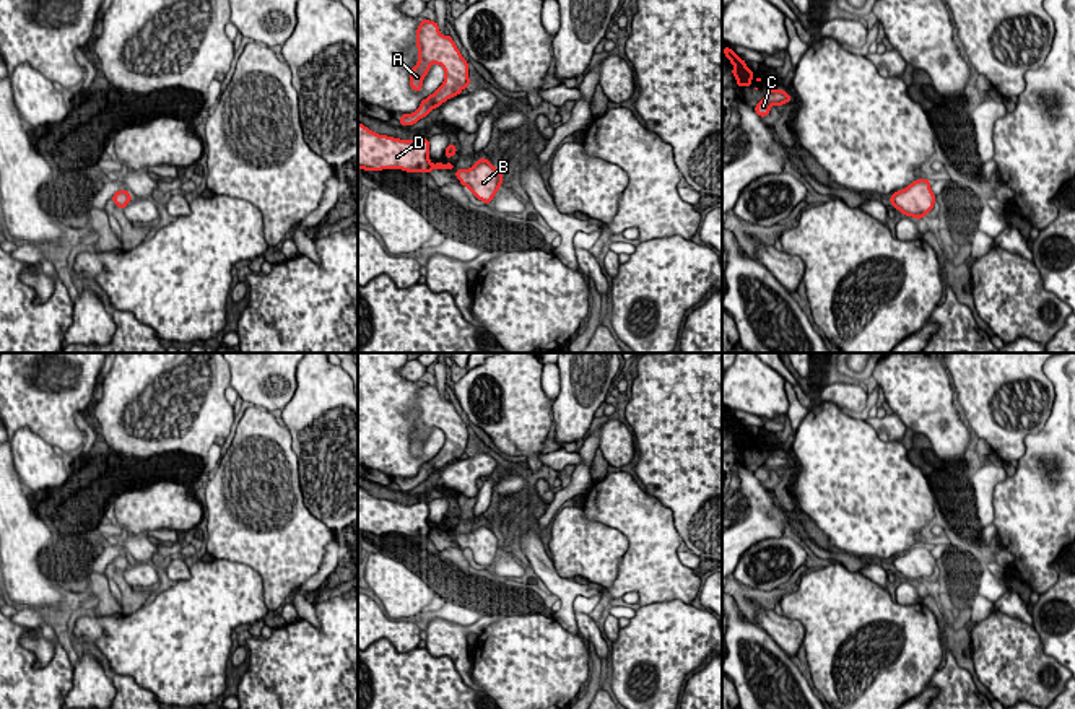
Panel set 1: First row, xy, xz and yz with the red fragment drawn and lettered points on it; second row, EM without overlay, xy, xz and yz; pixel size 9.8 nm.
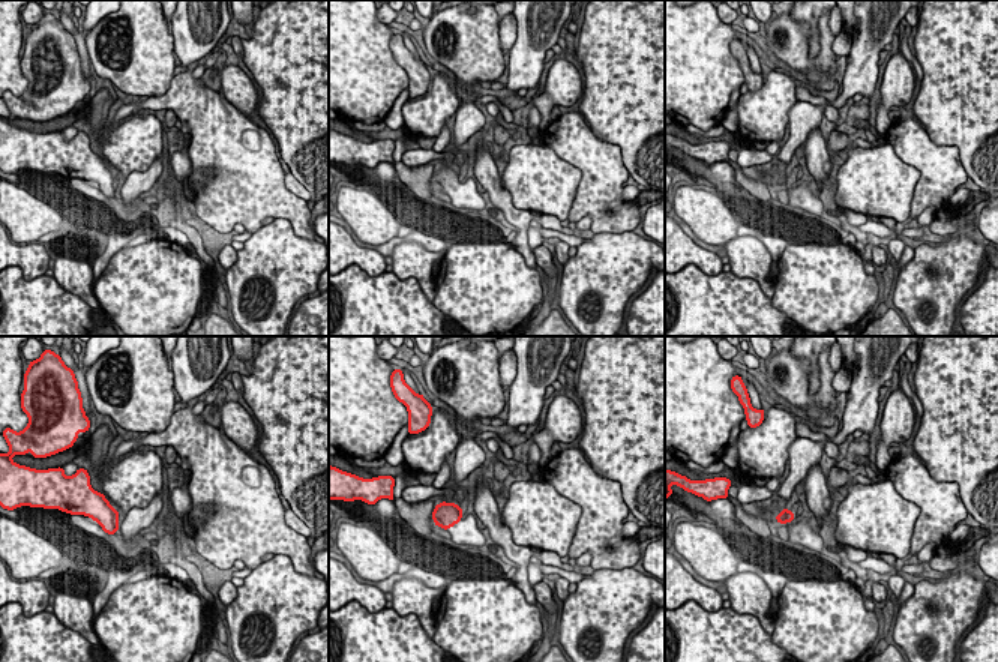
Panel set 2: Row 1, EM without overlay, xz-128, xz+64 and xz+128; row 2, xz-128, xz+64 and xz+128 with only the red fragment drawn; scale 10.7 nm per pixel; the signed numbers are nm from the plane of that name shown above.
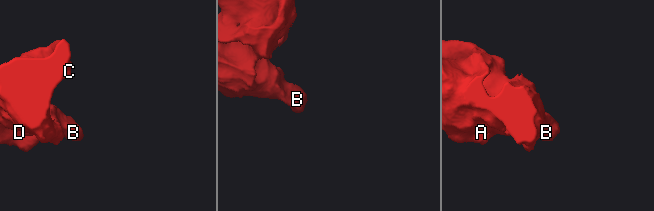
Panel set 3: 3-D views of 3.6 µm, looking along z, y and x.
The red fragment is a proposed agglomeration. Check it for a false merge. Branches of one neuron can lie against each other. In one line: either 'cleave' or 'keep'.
keep

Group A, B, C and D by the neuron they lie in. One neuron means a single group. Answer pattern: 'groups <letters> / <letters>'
groups A B C D

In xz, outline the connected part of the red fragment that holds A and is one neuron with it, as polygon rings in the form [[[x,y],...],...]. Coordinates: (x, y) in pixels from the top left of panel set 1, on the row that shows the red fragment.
[[[421,20],[416,29],[418,63],[410,70],[410,88],[421,91],[423,78],[433,63],[444,68],[442,85],[421,101],[411,114],[400,115],[400,125],[413,125],[452,96],[470,86],[468,62],[462,57],[452,37],[442,36],[436,21]]]

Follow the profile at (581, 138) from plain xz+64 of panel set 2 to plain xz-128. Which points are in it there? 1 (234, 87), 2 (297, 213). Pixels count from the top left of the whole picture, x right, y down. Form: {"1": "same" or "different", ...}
{"1": "different", "2": "same"}

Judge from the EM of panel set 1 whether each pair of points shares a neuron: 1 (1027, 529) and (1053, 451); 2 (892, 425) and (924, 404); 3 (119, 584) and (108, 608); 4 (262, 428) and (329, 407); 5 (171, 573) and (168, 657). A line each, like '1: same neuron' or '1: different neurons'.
1: same neuron
2: different neurons
3: different neurons
4: different neurons
5: different neurons

